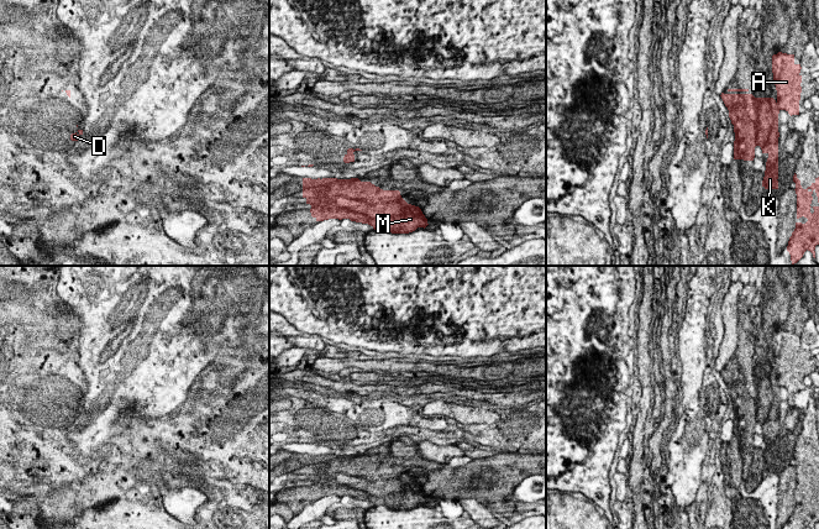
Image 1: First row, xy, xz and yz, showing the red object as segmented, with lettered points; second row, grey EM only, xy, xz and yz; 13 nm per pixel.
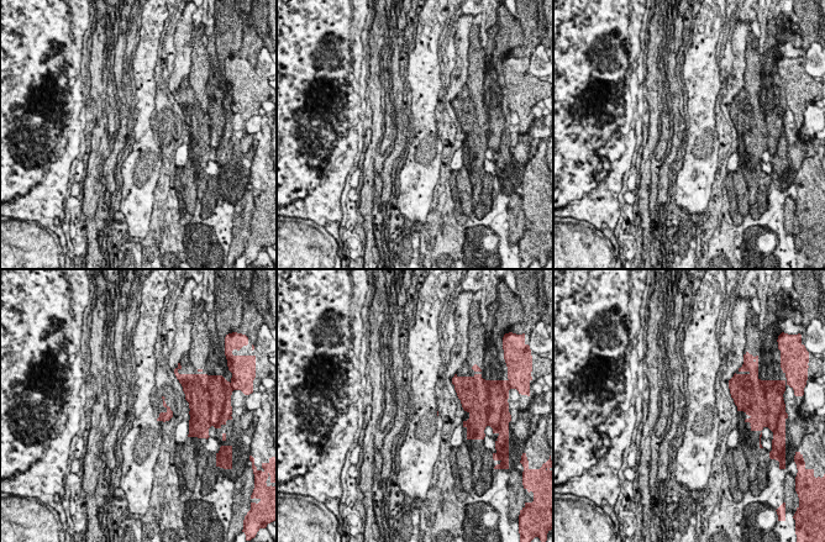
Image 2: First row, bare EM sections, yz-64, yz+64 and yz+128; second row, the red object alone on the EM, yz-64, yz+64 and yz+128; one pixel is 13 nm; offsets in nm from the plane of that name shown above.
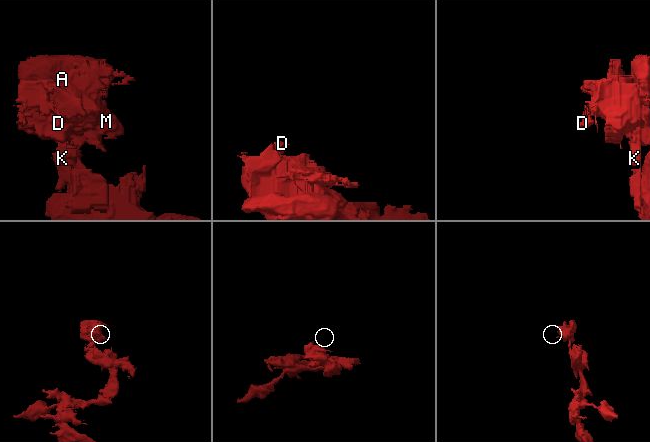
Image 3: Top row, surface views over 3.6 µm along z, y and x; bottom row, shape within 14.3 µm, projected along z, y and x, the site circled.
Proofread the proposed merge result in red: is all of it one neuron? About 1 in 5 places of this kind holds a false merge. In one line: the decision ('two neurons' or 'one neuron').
one neuron

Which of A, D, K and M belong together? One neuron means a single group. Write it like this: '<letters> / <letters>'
A D K M

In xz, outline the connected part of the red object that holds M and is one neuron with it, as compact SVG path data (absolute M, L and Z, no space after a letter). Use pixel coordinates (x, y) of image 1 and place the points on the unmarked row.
M303 455L303 475L311 482L310 489L316 498L329 496L350 496L351 498L371 502L374 507L385 506L392 510L409 510L418 504L426 504L427 496L419 483L408 481L399 467L383 467L371 459L358 455Z

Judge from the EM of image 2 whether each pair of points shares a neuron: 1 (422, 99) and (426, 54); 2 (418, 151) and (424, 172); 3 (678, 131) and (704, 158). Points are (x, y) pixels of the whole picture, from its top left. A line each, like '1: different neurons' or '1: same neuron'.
1: same neuron
2: same neuron
3: different neurons

